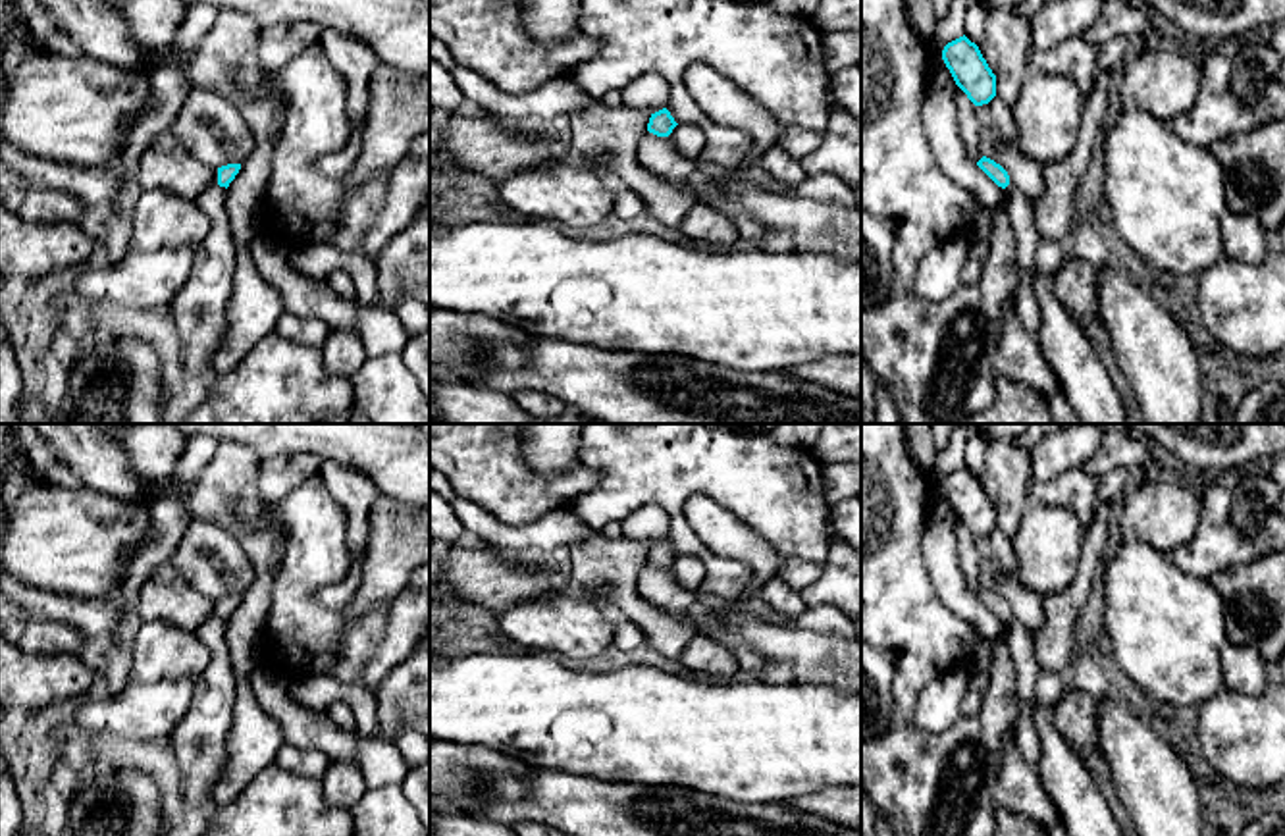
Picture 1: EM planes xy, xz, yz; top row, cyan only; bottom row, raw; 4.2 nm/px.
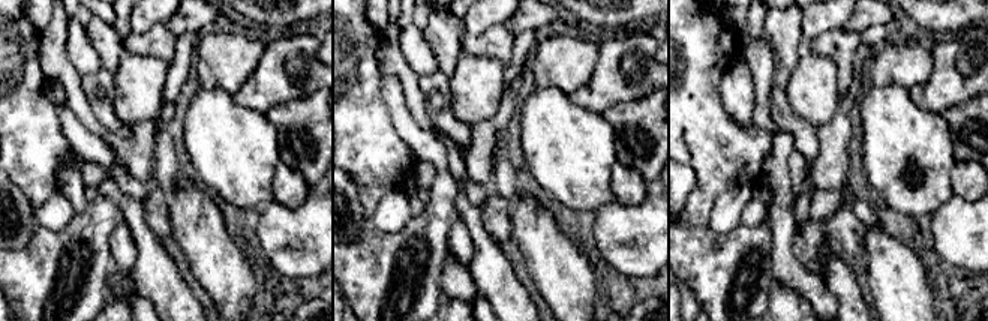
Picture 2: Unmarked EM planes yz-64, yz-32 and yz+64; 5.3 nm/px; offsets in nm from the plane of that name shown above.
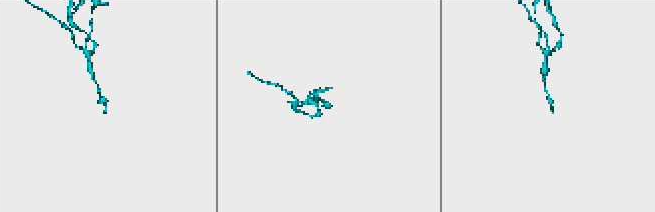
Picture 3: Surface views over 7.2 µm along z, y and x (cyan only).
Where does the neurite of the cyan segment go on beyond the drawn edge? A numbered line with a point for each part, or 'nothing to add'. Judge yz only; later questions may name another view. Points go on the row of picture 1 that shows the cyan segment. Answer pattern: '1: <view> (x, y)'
1: yz (1085, 382)

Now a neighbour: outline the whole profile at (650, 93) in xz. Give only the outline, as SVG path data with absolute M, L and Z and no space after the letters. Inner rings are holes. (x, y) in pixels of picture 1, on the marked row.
M645 73L622 89L622 98L634 110L655 114L667 108L670 87L663 75Z

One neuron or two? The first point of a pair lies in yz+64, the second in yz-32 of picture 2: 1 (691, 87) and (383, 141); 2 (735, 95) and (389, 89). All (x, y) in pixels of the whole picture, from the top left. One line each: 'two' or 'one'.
1: one
2: one

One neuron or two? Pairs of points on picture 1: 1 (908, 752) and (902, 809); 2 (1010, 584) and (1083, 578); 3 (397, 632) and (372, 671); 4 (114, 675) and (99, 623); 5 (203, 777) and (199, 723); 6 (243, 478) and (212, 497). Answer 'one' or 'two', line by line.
1: one
2: two
3: one
4: two
5: one
6: one

